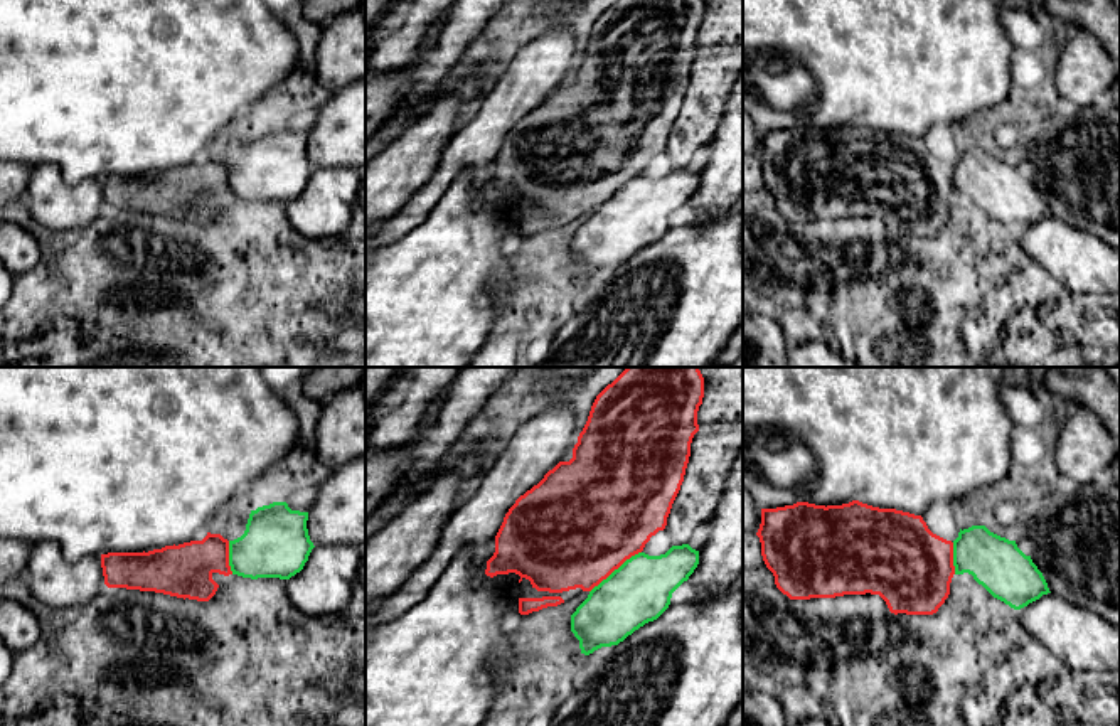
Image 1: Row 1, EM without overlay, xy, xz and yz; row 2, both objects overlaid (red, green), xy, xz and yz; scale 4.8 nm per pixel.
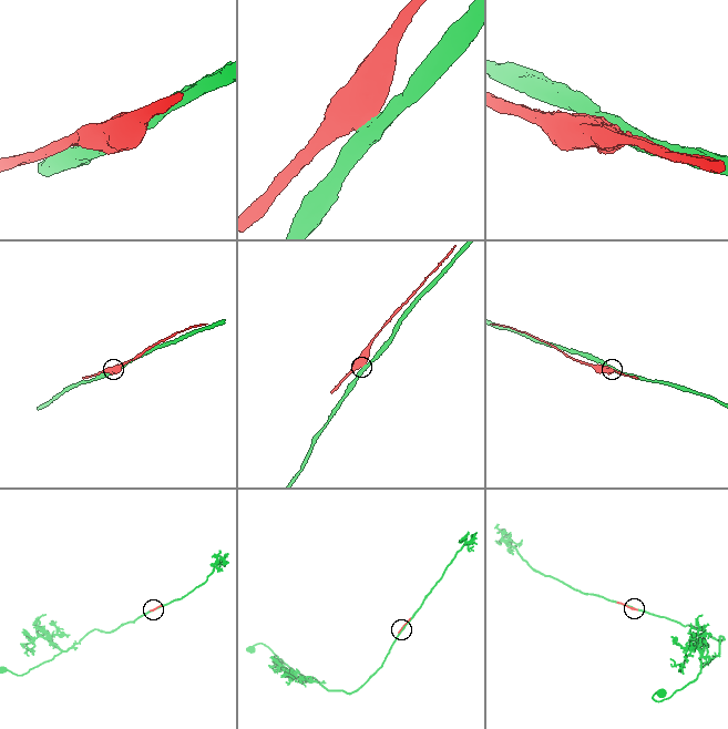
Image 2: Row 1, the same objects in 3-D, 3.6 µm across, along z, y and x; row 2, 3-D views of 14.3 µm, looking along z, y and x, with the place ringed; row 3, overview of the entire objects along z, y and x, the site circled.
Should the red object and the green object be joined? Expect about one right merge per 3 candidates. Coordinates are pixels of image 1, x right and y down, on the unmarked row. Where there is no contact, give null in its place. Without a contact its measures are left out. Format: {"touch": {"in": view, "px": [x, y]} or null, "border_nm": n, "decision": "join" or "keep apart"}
{"touch": {"in": "xz", "px": [615, 191]}, "border_nm": 320, "decision": "keep apart"}

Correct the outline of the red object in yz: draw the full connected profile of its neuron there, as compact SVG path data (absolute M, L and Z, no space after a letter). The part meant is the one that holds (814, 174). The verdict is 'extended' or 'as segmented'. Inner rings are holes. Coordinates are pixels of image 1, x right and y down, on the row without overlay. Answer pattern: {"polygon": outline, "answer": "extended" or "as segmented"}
{"polygon": "M859 123L842 128L761 131L756 155L776 211L790 222L879 217L891 236L933 238L950 217L953 165L933 157L921 138Z", "answer": "as segmented"}

